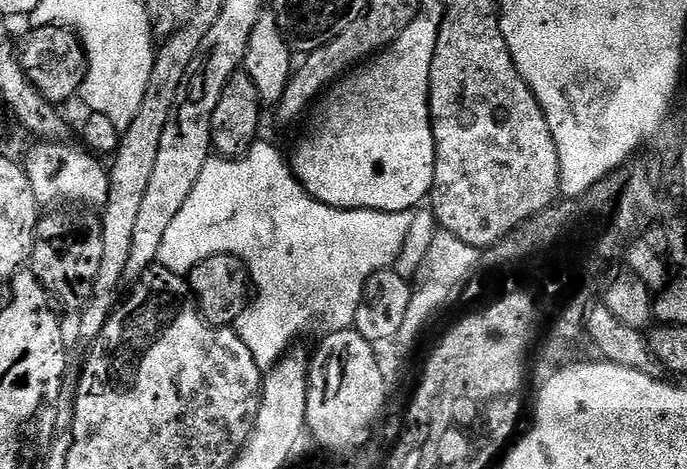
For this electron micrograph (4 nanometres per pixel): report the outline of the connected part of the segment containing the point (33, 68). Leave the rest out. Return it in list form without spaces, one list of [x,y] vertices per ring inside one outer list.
[[[41,24],[31,29],[33,32],[18,48],[20,65],[27,72],[32,85],[50,101],[51,104],[64,106],[71,96],[75,97],[84,85],[88,73],[88,56],[79,36],[70,28],[58,24]]]

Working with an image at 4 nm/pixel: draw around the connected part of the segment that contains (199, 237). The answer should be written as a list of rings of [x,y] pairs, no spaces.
[[[257,139],[256,143],[252,144],[250,150],[245,152],[243,156],[225,158],[216,154],[208,159],[206,166],[202,166],[202,174],[198,174],[198,182],[194,182],[194,190],[190,190],[190,198],[186,198],[186,206],[182,206],[182,210],[178,210],[178,215],[174,217],[174,223],[166,230],[166,235],[162,237],[162,246],[158,250],[158,264],[183,277],[187,277],[194,266],[198,266],[203,260],[211,256],[236,256],[248,267],[248,275],[251,276],[254,285],[254,299],[249,303],[247,310],[236,319],[234,327],[236,333],[242,338],[242,342],[246,342],[250,354],[254,354],[254,362],[258,362],[261,370],[274,367],[283,358],[285,352],[299,341],[296,339],[315,320],[320,324],[325,324],[325,329],[328,332],[349,331],[356,322],[358,302],[362,302],[364,284],[374,273],[381,272],[384,268],[392,268],[395,265],[395,260],[399,258],[400,251],[403,250],[404,243],[407,242],[408,235],[411,234],[412,227],[416,224],[417,215],[415,211],[378,212],[374,209],[340,209],[324,205],[315,200],[296,180],[296,176],[292,172],[292,165],[286,156],[283,156],[270,141],[264,139]]]

